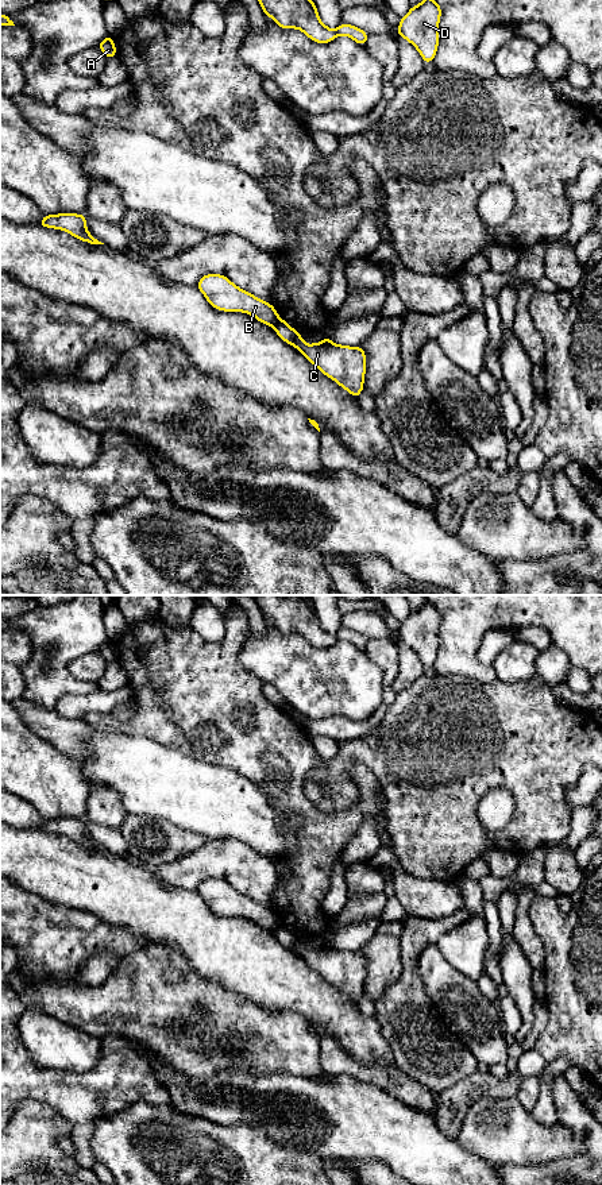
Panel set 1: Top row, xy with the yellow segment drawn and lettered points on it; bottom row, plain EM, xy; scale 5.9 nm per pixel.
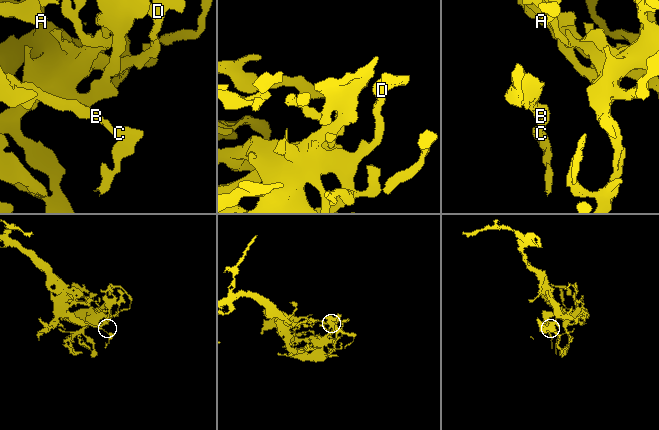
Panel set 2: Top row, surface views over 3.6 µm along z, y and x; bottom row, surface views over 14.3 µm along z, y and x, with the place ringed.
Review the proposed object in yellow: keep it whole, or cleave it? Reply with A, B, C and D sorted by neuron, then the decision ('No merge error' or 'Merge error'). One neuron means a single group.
Groups: A B D / C. Merge error

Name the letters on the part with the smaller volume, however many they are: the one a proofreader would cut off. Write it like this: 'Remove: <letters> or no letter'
Remove: C

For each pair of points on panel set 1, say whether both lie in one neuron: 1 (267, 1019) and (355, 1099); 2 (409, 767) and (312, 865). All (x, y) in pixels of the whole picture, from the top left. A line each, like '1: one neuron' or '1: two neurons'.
1: two neurons
2: two neurons

